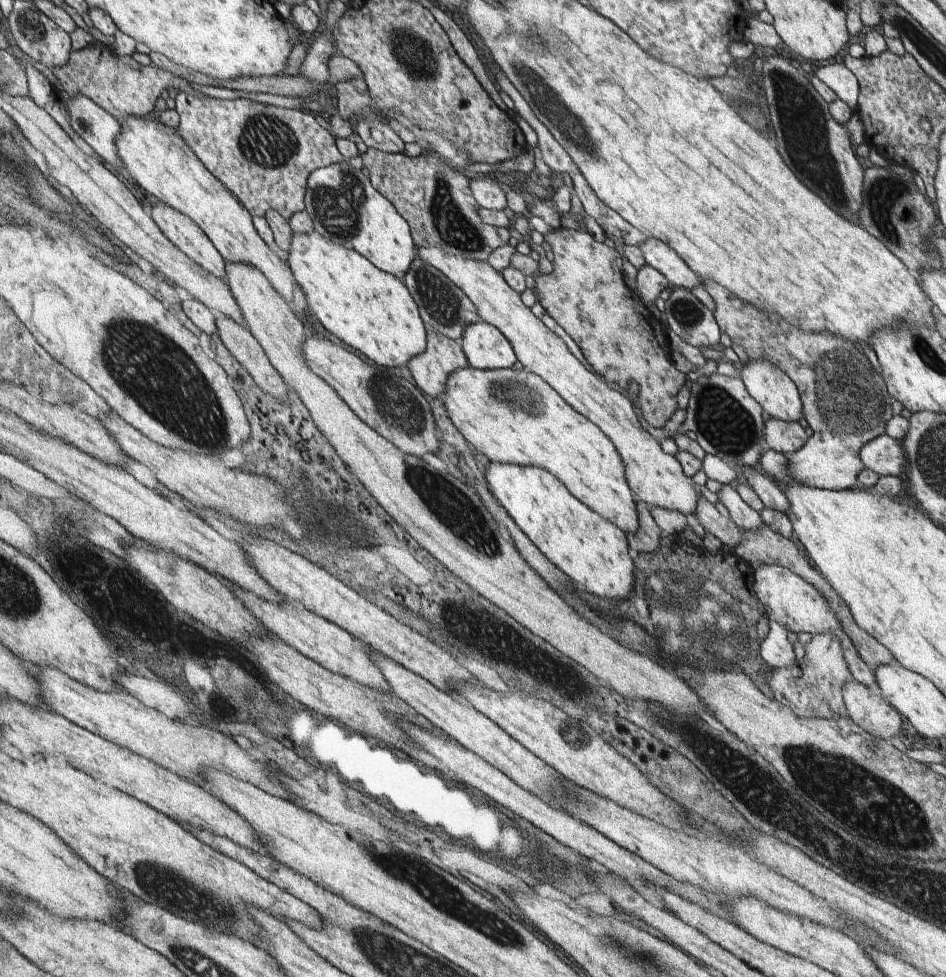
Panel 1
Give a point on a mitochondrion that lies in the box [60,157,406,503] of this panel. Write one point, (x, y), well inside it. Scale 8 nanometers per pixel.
(151, 368)

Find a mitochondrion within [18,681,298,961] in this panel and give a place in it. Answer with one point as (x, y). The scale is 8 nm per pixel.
(167, 887)

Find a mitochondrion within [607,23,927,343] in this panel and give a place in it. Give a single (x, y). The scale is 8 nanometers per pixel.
(800, 117)

